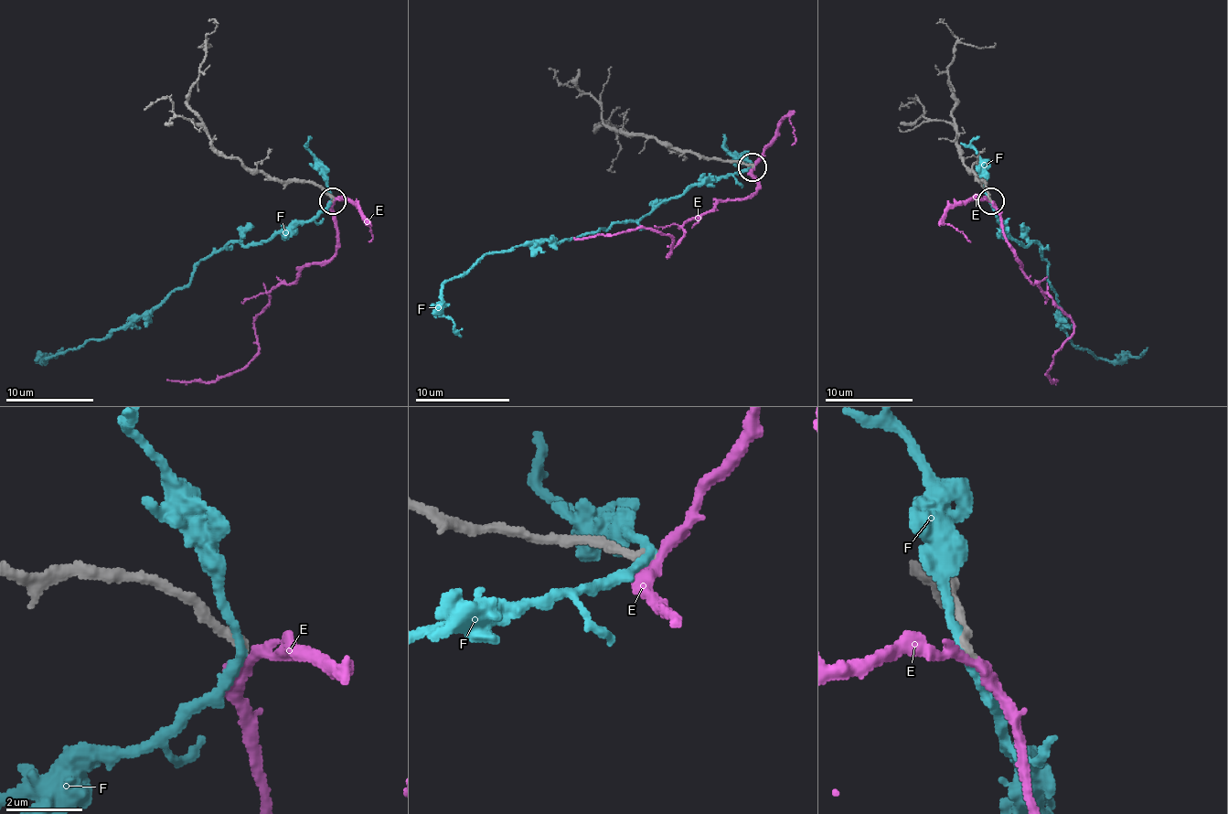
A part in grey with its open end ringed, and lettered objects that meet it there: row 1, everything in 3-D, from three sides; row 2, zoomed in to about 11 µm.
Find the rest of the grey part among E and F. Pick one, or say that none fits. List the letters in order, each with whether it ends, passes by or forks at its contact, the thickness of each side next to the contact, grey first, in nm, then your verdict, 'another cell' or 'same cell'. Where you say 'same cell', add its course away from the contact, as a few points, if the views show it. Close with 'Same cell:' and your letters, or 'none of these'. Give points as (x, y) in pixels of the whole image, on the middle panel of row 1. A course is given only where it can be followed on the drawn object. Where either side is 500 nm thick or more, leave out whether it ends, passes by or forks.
E: it passes by | 240/320 nm | same cell | via (752, 166), (757, 188), (694, 217), (667, 257), (672, 240), (656, 230), (572, 238)
F: it passes by | 280/240 nm | another cell
Same cell: E

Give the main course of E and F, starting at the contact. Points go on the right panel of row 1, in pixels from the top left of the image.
E: (990, 200), (1021, 270), (1072, 320), (1073, 334), (1050, 367), (1047, 375), (1051, 382), (1056, 380)
F: (988, 198), (1015, 240), (1041, 246), (1058, 323), (1069, 340), (1100, 358), (1119, 360), (1148, 347)

